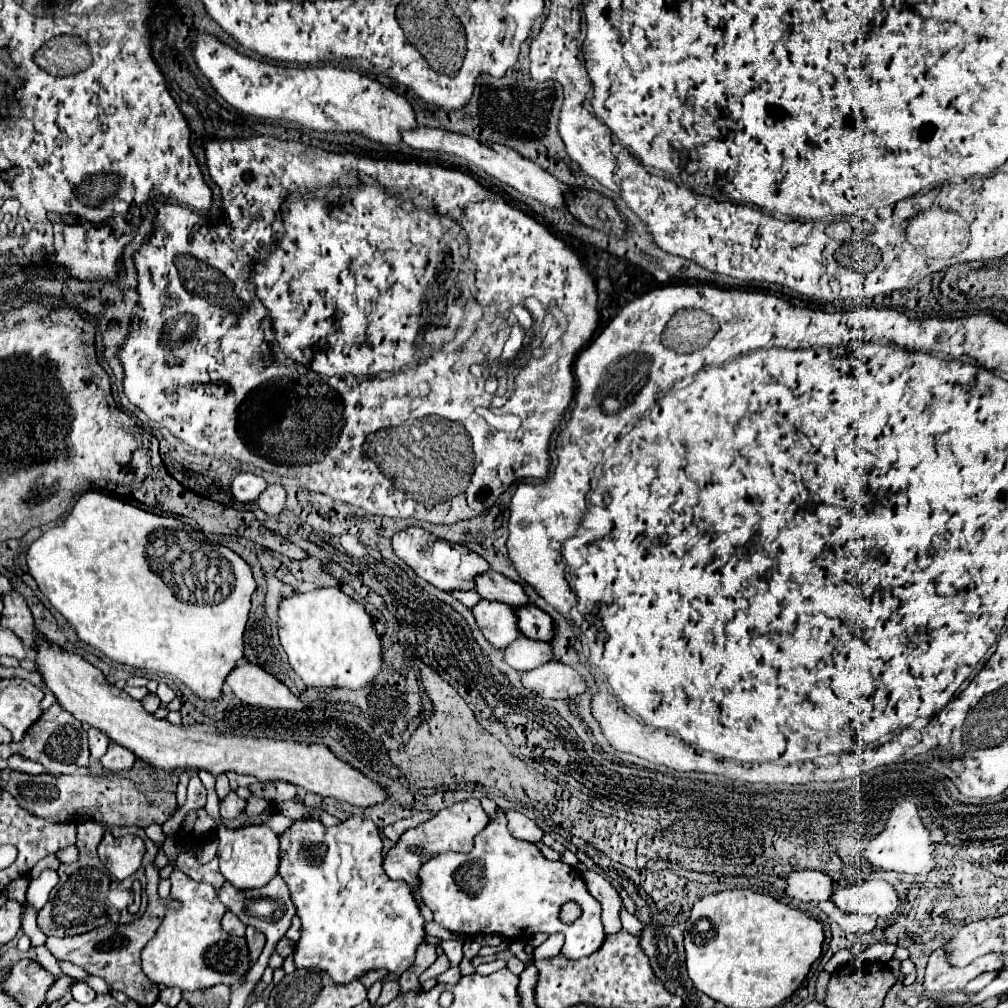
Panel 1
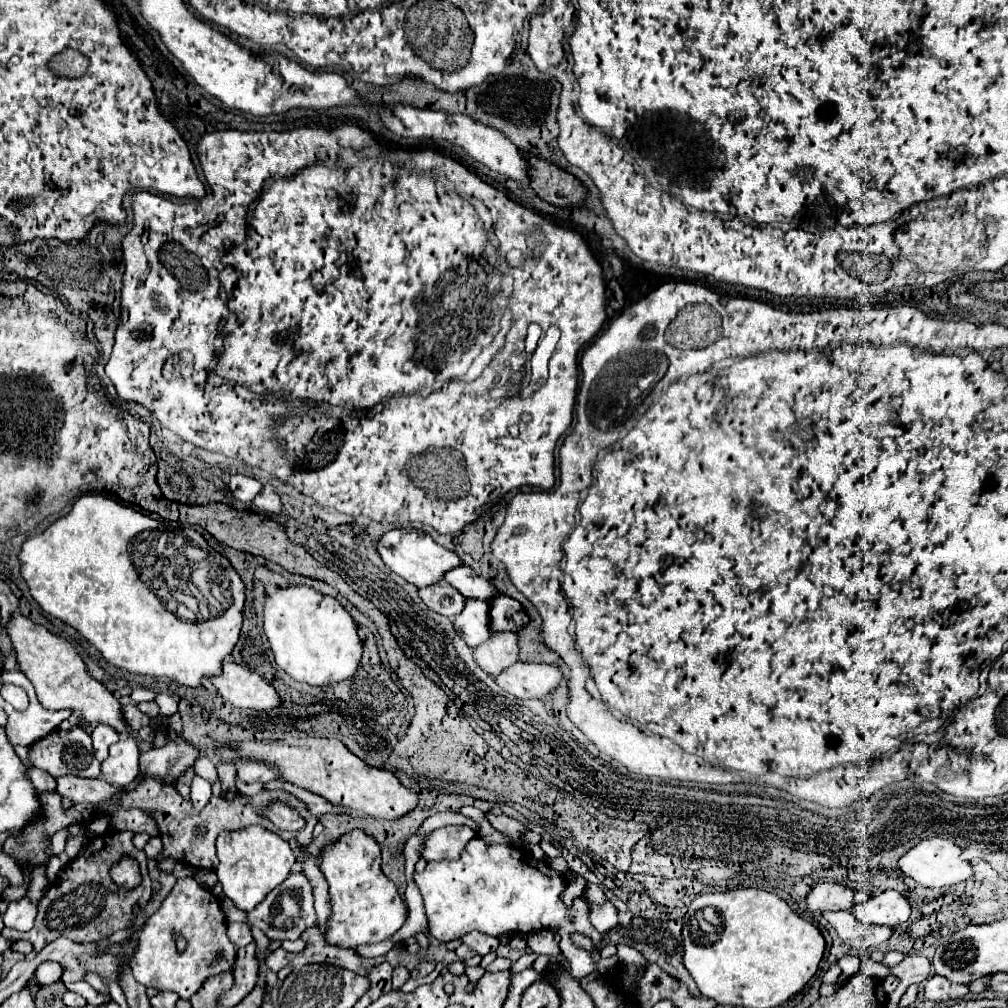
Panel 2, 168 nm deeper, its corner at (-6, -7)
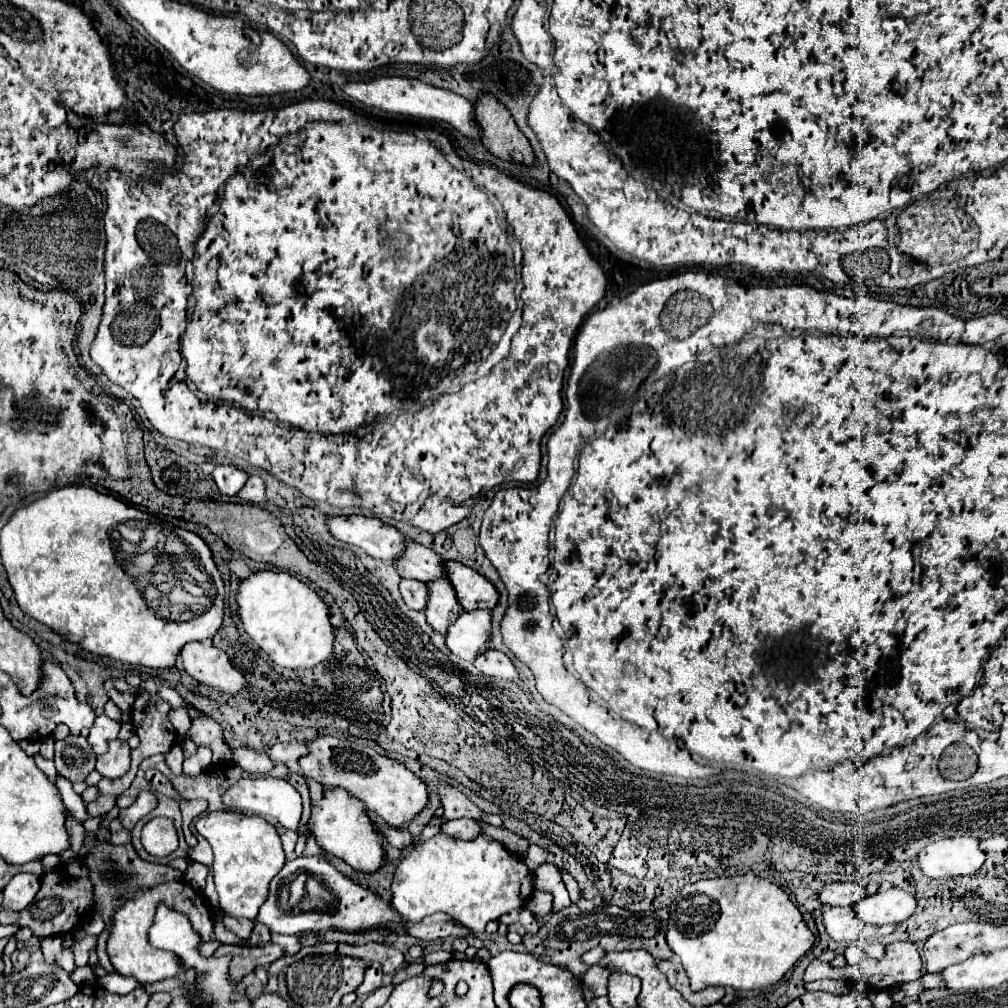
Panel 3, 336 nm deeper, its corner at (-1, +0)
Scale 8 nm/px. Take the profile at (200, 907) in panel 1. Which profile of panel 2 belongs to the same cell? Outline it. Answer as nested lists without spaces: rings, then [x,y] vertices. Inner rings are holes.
[[[181,878],[163,900],[159,910],[151,914],[137,934],[137,950],[129,960],[129,968],[139,984],[155,990],[171,990],[181,998],[193,996],[201,984],[219,972],[231,970],[235,964],[235,944],[227,938],[227,920],[219,908],[219,900],[193,878]],[[173,932],[187,940],[183,954],[175,952]]]

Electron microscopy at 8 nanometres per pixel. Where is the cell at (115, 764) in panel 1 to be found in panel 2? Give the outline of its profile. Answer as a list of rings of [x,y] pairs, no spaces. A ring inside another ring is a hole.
[[[129,736],[109,748],[109,758],[101,764],[101,778],[121,788],[131,784],[139,774],[139,750],[137,742]]]

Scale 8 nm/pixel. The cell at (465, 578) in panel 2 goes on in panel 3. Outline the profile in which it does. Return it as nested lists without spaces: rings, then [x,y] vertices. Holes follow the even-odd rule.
[[[406,541],[406,557],[396,563],[396,569],[402,577],[426,583],[434,579],[448,579],[444,559],[432,549],[414,541]]]

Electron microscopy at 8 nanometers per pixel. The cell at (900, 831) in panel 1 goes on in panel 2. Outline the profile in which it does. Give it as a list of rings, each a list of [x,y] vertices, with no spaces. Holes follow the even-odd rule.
[[[945,838],[921,840],[901,860],[901,870],[915,882],[929,888],[943,888],[965,882],[973,876],[973,868],[961,858],[961,848]]]

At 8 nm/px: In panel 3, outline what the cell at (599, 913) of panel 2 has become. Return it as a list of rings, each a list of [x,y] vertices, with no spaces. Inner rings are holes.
[[[560,869],[560,873],[562,873],[562,879],[564,879],[564,885],[566,885],[568,893],[570,893],[570,899],[572,899],[574,903],[578,903],[578,901],[582,899],[582,889],[580,889],[578,881],[576,881],[576,879],[572,879],[572,875],[570,875],[568,871],[564,871],[564,869]]]

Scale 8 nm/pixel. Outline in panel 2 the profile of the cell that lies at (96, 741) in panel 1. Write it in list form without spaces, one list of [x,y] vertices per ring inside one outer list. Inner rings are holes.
[[[99,724],[99,726],[95,726],[91,738],[93,738],[95,756],[97,756],[99,762],[103,762],[103,760],[107,758],[107,754],[109,754],[109,746],[115,744],[115,742],[119,740],[119,734],[117,734],[111,726],[107,726],[107,724]]]

